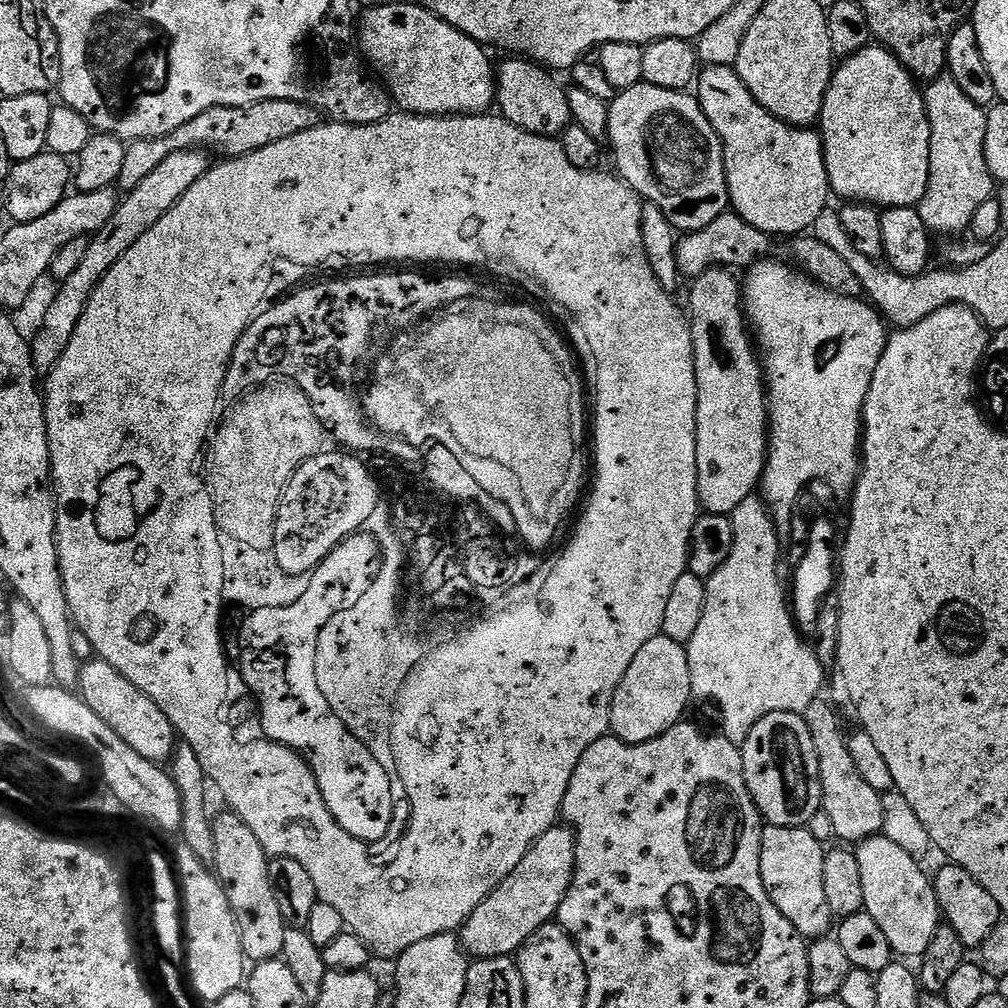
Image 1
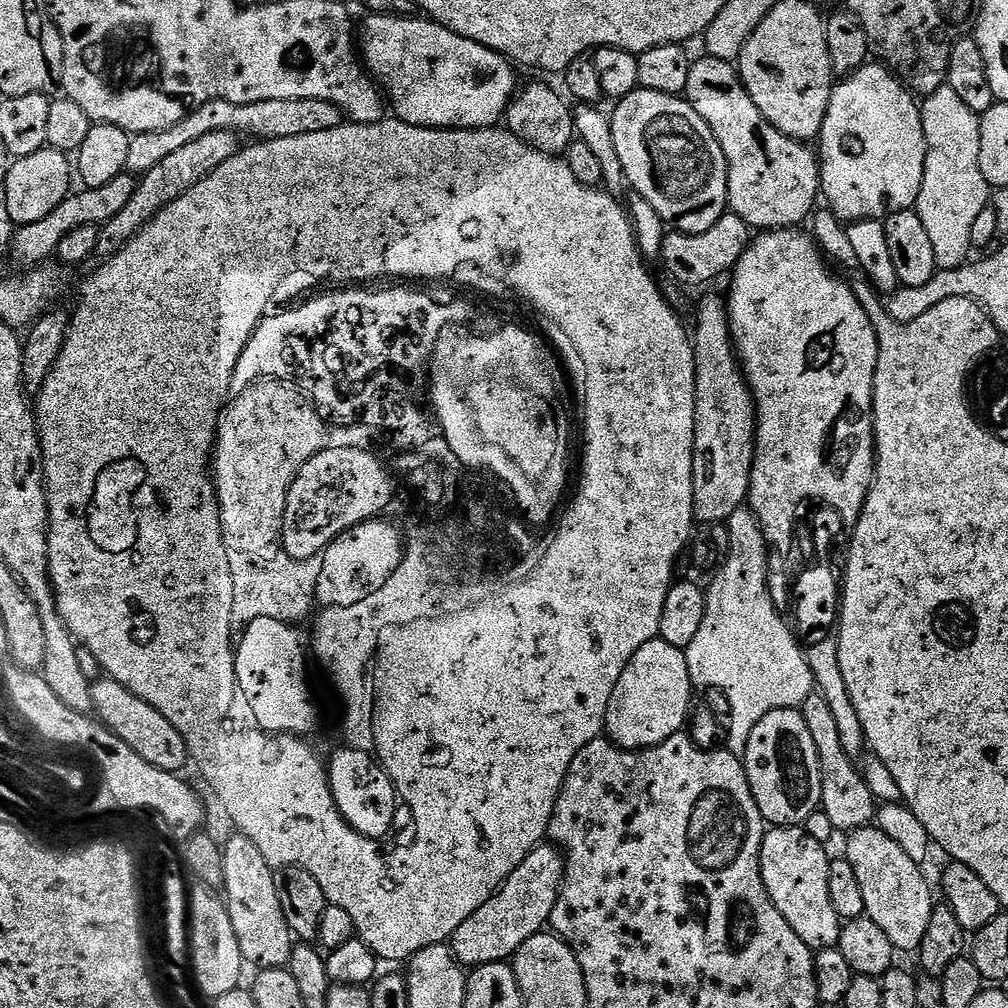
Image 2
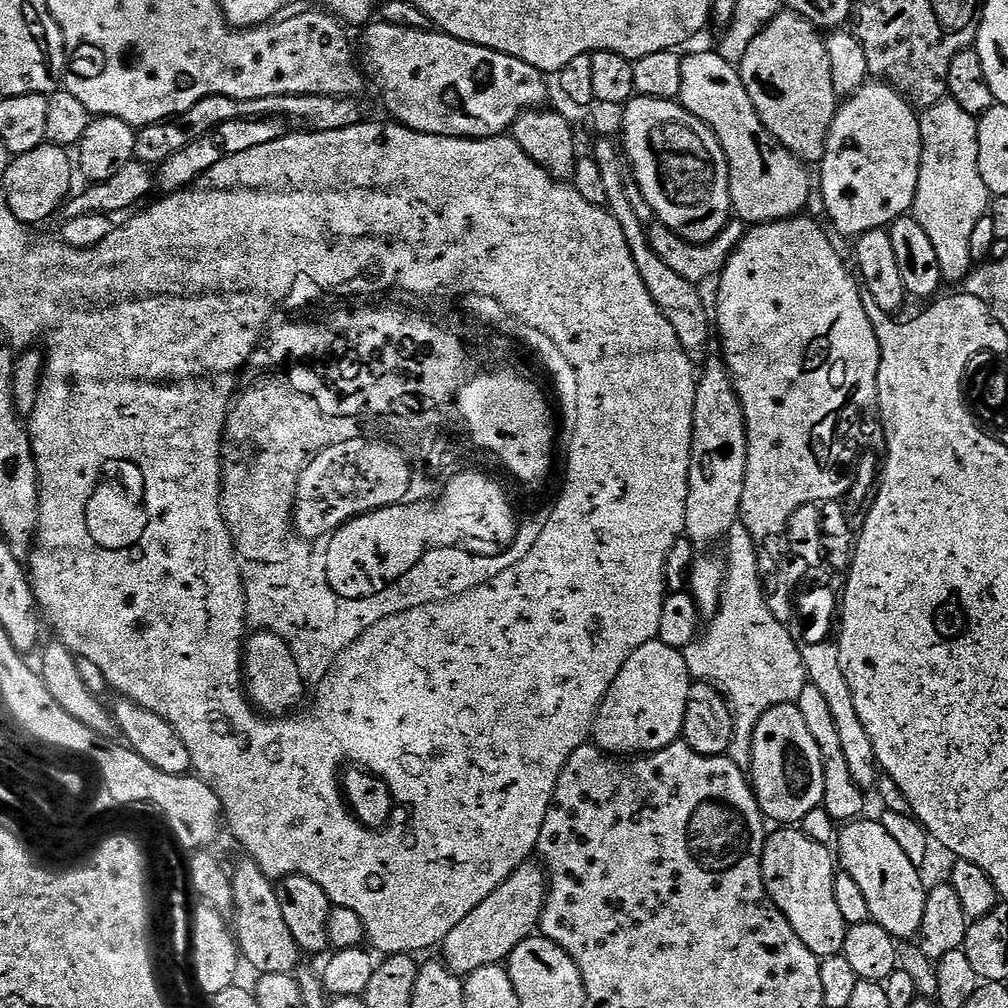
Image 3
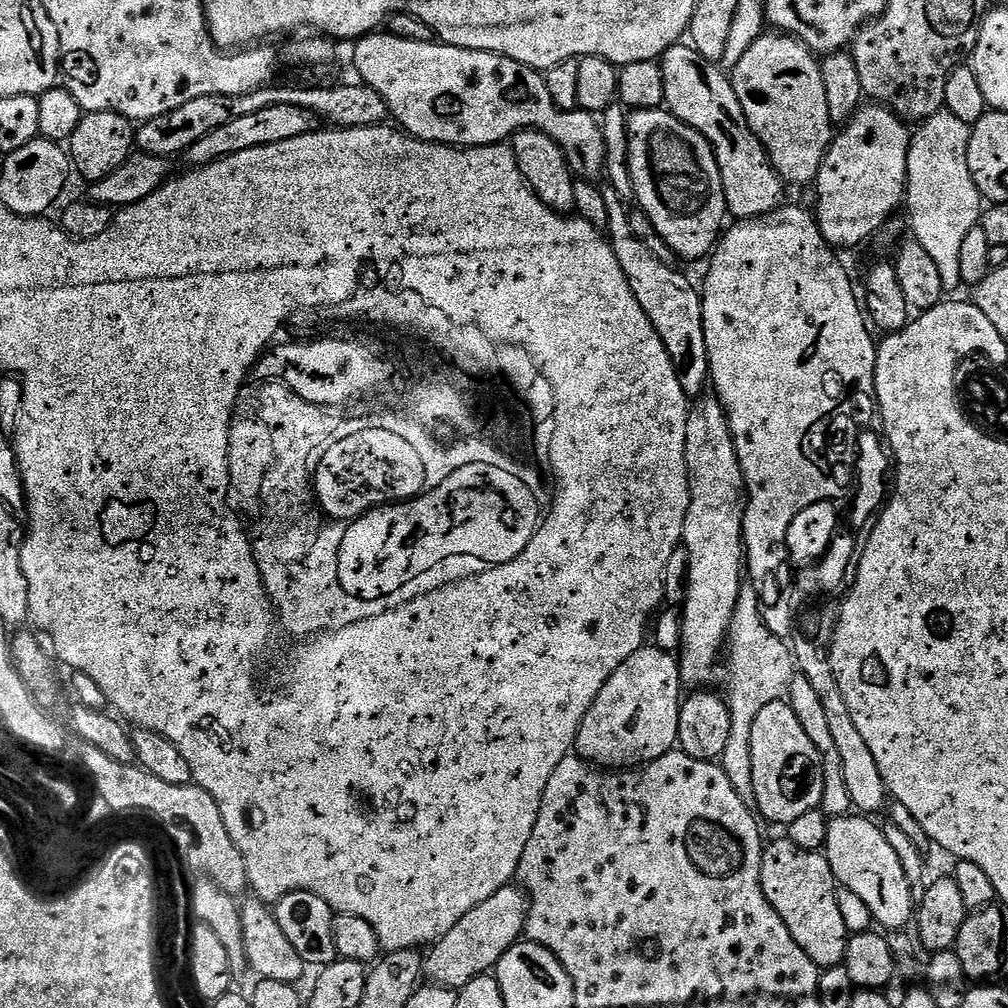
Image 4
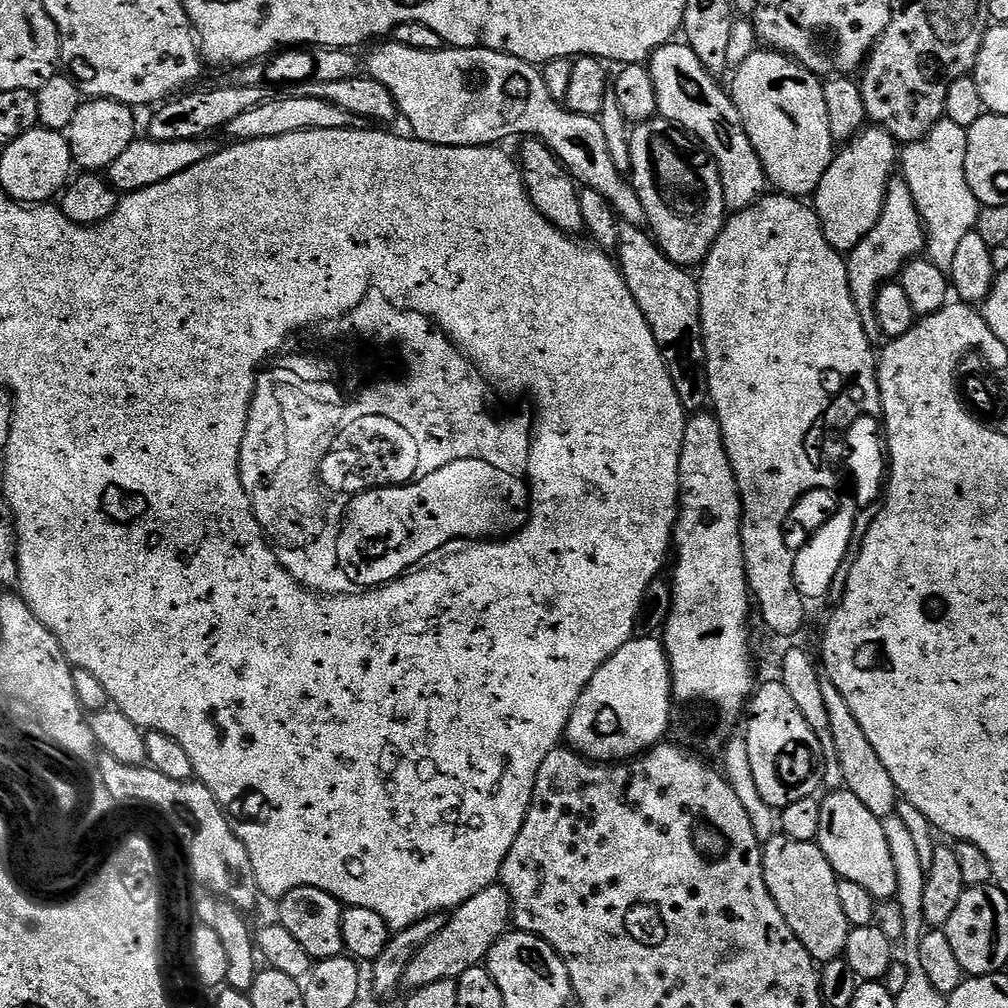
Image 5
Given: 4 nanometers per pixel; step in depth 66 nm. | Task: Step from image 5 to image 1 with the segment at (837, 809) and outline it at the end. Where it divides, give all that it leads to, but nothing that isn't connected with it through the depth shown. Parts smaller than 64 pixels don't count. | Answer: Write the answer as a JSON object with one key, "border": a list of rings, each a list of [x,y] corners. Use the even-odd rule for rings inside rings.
{"border":[[[882,834],[879,836],[871,836],[868,840],[861,840],[854,848],[856,857],[858,858],[858,871],[862,874],[862,894],[864,895],[864,911],[870,914],[870,918],[874,918],[878,922],[878,926],[882,929],[882,934],[886,934],[886,939],[890,941],[893,953],[900,958],[908,958],[904,956],[923,957],[926,946],[930,946],[930,938],[934,938],[934,934],[942,927],[942,917],[940,914],[940,903],[936,901],[936,890],[933,881],[923,872],[921,861],[916,860],[910,854],[906,854],[906,850],[902,850],[894,842],[890,842],[890,838],[886,838]]]}

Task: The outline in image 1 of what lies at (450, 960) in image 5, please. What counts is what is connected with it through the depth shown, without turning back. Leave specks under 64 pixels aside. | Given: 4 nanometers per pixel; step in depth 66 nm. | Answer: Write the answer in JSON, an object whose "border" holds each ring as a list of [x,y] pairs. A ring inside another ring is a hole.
{"border":[[[567,826],[546,830],[542,838],[514,866],[514,874],[506,877],[470,914],[470,918],[459,929],[458,939],[467,955],[476,960],[502,958],[519,953],[528,939],[543,924],[549,923],[560,909],[562,898],[566,898],[572,885],[576,865],[576,834]]]}

